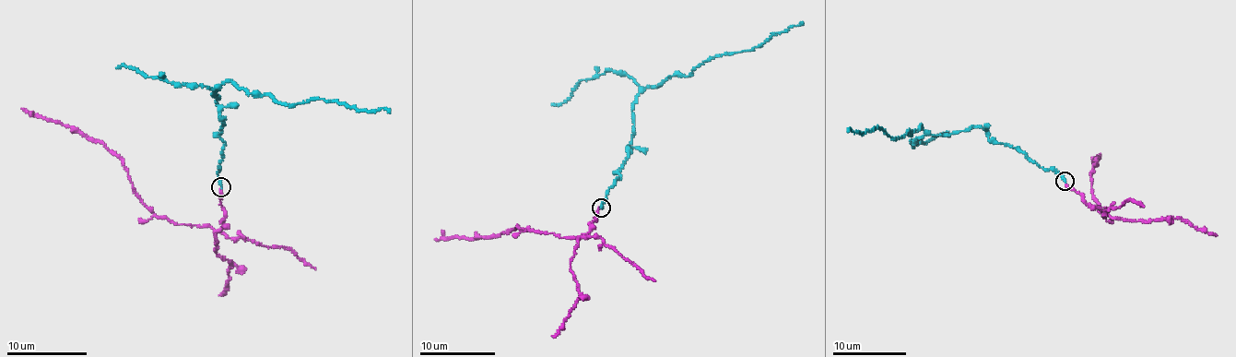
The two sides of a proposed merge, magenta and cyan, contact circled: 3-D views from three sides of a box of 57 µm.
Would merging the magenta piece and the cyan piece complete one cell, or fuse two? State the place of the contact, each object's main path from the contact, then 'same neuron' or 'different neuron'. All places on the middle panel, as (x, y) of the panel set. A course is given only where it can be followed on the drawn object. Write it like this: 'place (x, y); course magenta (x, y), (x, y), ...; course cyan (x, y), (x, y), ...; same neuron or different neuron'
place (601, 208); course magenta (602, 208), (585, 234), (566, 238), (516, 226), (517, 228), (500, 233), (474, 239), (434, 239); course cyan (602, 208), (630, 148), (633, 101), (641, 91), (672, 76), (689, 76), (708, 59), (752, 51), (802, 21); different neuron

